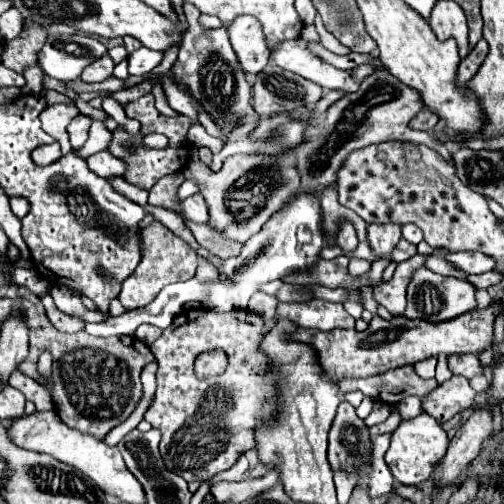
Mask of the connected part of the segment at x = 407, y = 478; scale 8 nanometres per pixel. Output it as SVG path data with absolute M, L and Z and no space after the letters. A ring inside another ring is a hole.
M424 413L420 417L402 421L398 425L398 429L392 433L390 449L386 451L386 463L388 463L390 471L392 471L392 475L402 485L416 485L416 487L420 487L422 483L426 483L430 479L434 463L444 457L446 447L448 447L446 431L442 429L442 425L434 417Z

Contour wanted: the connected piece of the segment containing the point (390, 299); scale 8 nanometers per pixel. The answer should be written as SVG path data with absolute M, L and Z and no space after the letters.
M416 253L414 257L398 263L394 277L390 281L380 281L378 285L372 287L374 299L384 305L392 315L402 315L406 309L406 287L414 275L416 269L424 267L426 259L434 255L420 255Z

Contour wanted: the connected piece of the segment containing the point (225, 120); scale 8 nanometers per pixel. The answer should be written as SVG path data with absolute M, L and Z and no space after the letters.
M184 3L184 15L188 21L188 29L182 35L180 53L176 59L176 65L172 67L172 73L176 77L176 83L186 85L192 97L200 101L200 105L210 113L210 117L222 127L222 131L228 135L230 129L248 115L254 115L250 109L250 97L252 87L246 81L246 73L228 41L228 33L224 27L218 29L204 29L200 25L200 13L188 13L188 3Z

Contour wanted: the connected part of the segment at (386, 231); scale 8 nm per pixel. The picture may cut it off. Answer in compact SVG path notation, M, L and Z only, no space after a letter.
M368 225L368 243L378 257L390 255L400 237L398 225Z

